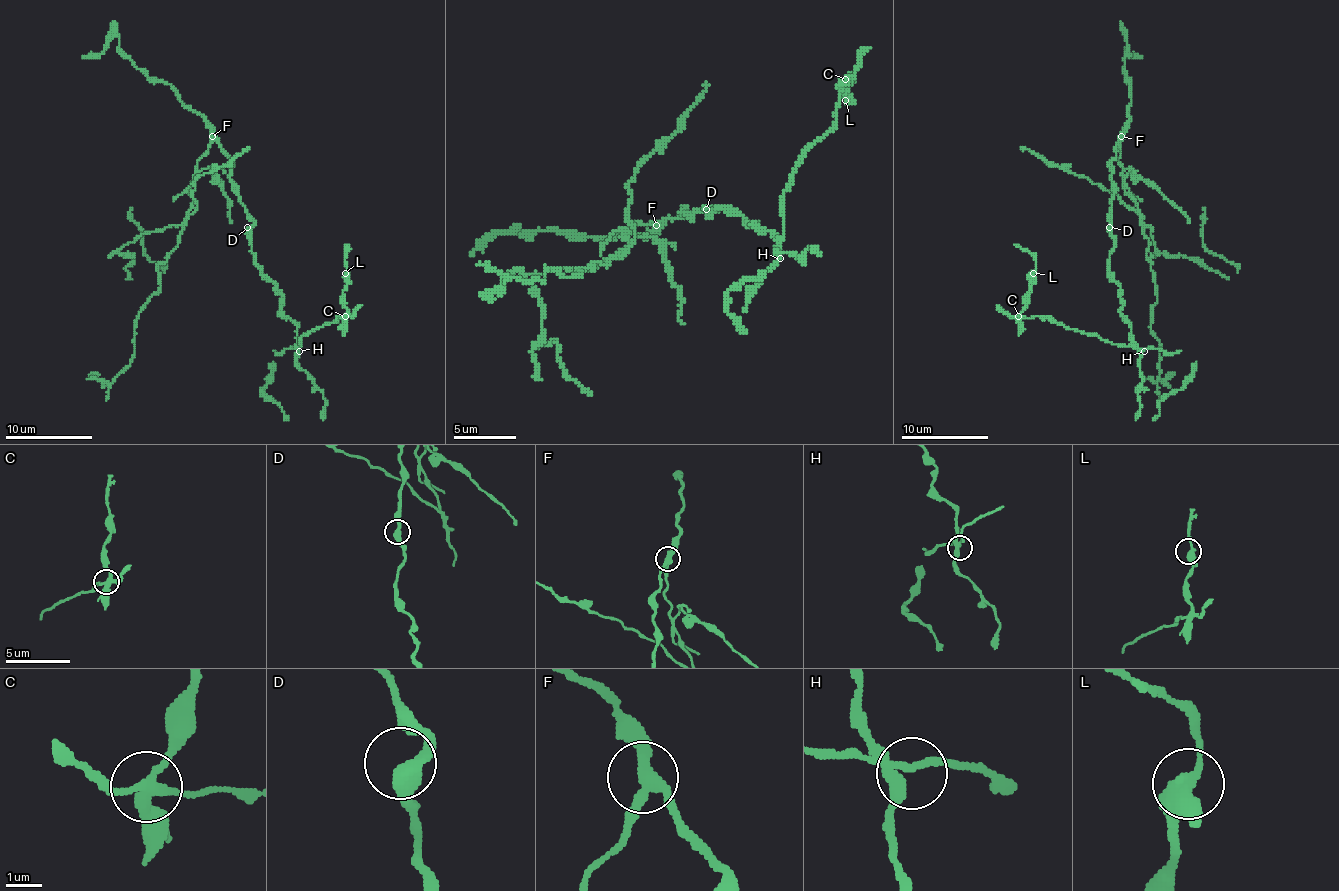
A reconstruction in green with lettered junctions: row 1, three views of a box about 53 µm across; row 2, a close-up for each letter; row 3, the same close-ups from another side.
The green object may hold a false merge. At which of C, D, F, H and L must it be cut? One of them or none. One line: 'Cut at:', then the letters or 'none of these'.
Cut at: F

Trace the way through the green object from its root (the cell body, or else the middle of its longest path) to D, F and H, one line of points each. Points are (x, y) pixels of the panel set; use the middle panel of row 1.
D: (697, 212), (715, 212), (706, 209)
F: (697, 212), (694, 215), (681, 212), (684, 212), (678, 218), (666, 218), (656, 224)
H: (697, 212), (715, 212), (712, 215), (718, 209), (734, 209), (749, 224), (765, 227), (777, 240), (780, 258)

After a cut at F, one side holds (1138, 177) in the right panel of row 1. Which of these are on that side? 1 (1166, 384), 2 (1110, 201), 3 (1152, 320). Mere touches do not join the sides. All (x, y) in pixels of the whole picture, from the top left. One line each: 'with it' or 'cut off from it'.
1: with it
2: cut off from it
3: with it

